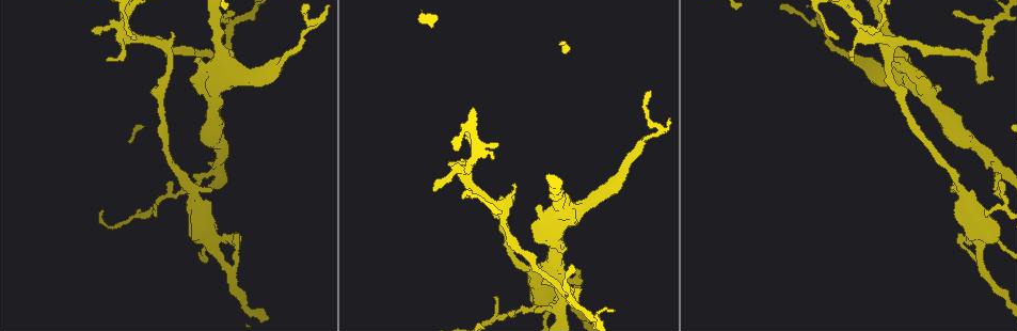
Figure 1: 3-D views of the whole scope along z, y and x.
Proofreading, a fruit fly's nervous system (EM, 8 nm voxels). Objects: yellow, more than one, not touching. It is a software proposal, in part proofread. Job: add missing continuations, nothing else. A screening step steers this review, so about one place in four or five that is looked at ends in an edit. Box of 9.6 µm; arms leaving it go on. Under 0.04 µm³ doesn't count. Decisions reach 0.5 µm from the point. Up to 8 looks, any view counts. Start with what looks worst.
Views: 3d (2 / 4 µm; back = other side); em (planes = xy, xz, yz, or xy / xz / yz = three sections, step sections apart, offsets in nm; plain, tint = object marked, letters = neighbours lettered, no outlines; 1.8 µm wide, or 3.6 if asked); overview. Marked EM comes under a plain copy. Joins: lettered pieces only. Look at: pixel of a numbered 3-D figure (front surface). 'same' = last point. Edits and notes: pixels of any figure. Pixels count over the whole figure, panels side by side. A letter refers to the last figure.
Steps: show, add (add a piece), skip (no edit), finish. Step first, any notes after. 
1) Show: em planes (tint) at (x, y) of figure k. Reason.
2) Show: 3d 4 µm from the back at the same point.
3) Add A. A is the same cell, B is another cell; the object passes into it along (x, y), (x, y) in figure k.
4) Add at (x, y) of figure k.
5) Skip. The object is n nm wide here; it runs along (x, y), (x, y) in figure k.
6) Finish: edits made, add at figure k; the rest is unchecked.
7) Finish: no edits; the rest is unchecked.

Show: 3d 4 µm at (223, 64) of figure 1. Looks like a crossing.

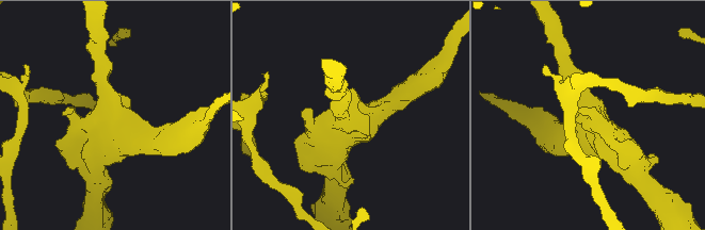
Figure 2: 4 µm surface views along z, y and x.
Show: em 3.6 µm xz step 16 (letters) at (588, 117) of figure 2.

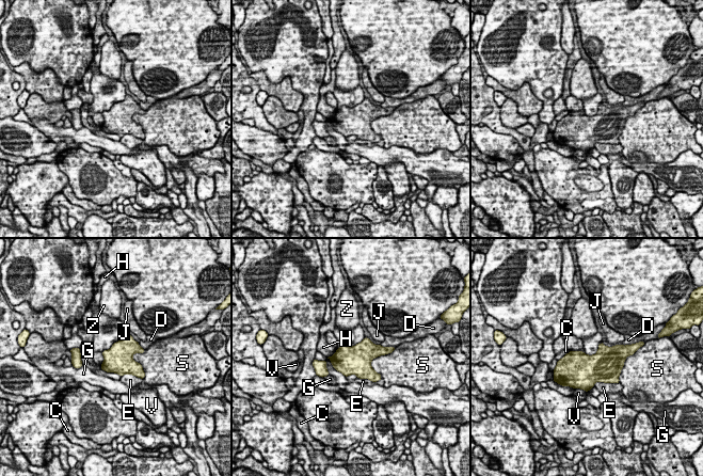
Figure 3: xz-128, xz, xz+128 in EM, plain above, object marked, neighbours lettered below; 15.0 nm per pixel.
Skip. The object is 280 nm wide here; C, D, E, G, H, J, S, V and Z are other cells; a border runs along (337, 348), (333, 353) in figure 3; no lettered piece goes on from it.

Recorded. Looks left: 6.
Show: em xy step 16 (letters) at (575, 286) of figure 1. Closes a loop.

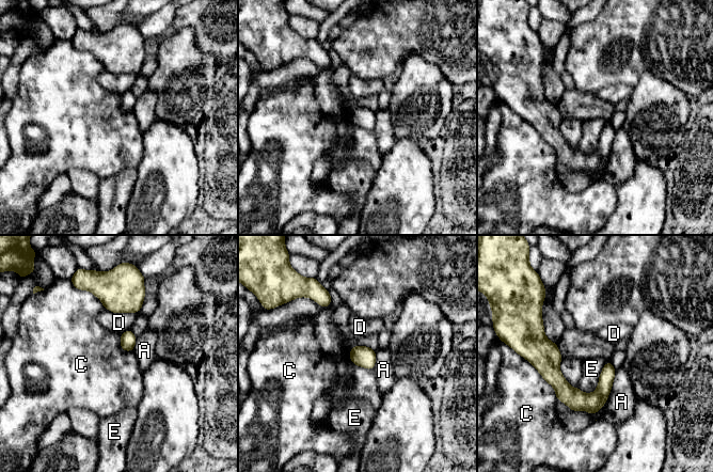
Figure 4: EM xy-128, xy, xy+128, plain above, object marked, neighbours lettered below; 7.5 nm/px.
Skip. A, C, D and E are other cells; a border runs along (608, 360), (597, 388), (583, 393) in figure 4; no lettered piece goes on from it.

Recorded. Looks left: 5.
Show: 3d 4 µm at (514, 313) of figure 1. Thin end.

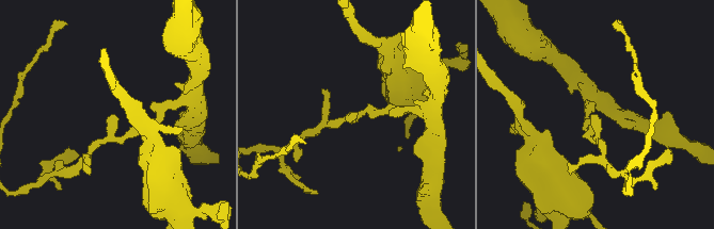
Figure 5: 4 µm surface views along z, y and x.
Show: em xz step 4 (letters) at (355, 115) of figure 5. Now the EM.

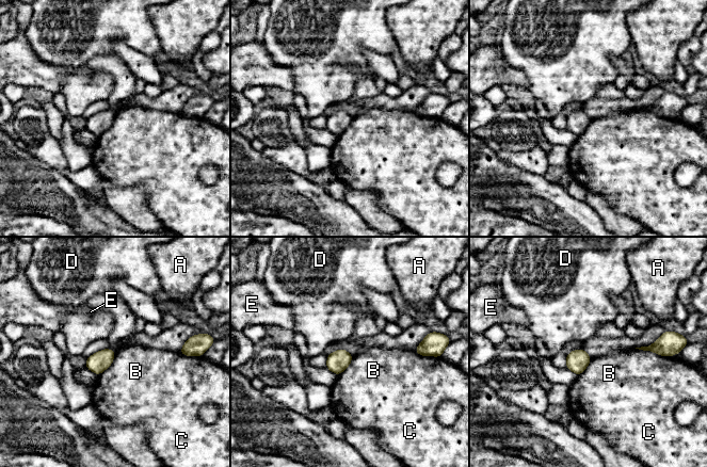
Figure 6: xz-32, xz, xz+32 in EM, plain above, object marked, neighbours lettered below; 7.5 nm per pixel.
Show: em planes (letters) at the same point. Cut it another way.

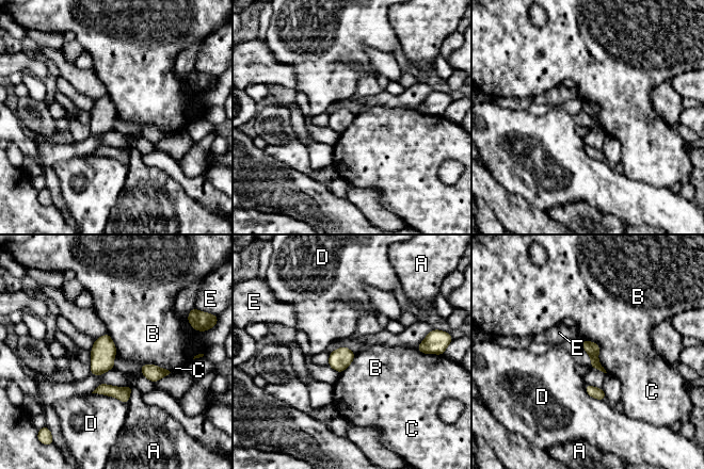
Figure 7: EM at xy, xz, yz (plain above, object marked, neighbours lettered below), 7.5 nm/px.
Skip. A, B, C, D and E are other cells; a border runs along (584, 339), (598, 345), (607, 372) in figure 7; none of them fits.

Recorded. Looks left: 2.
Finish: no edits; the rest is unchecked.

